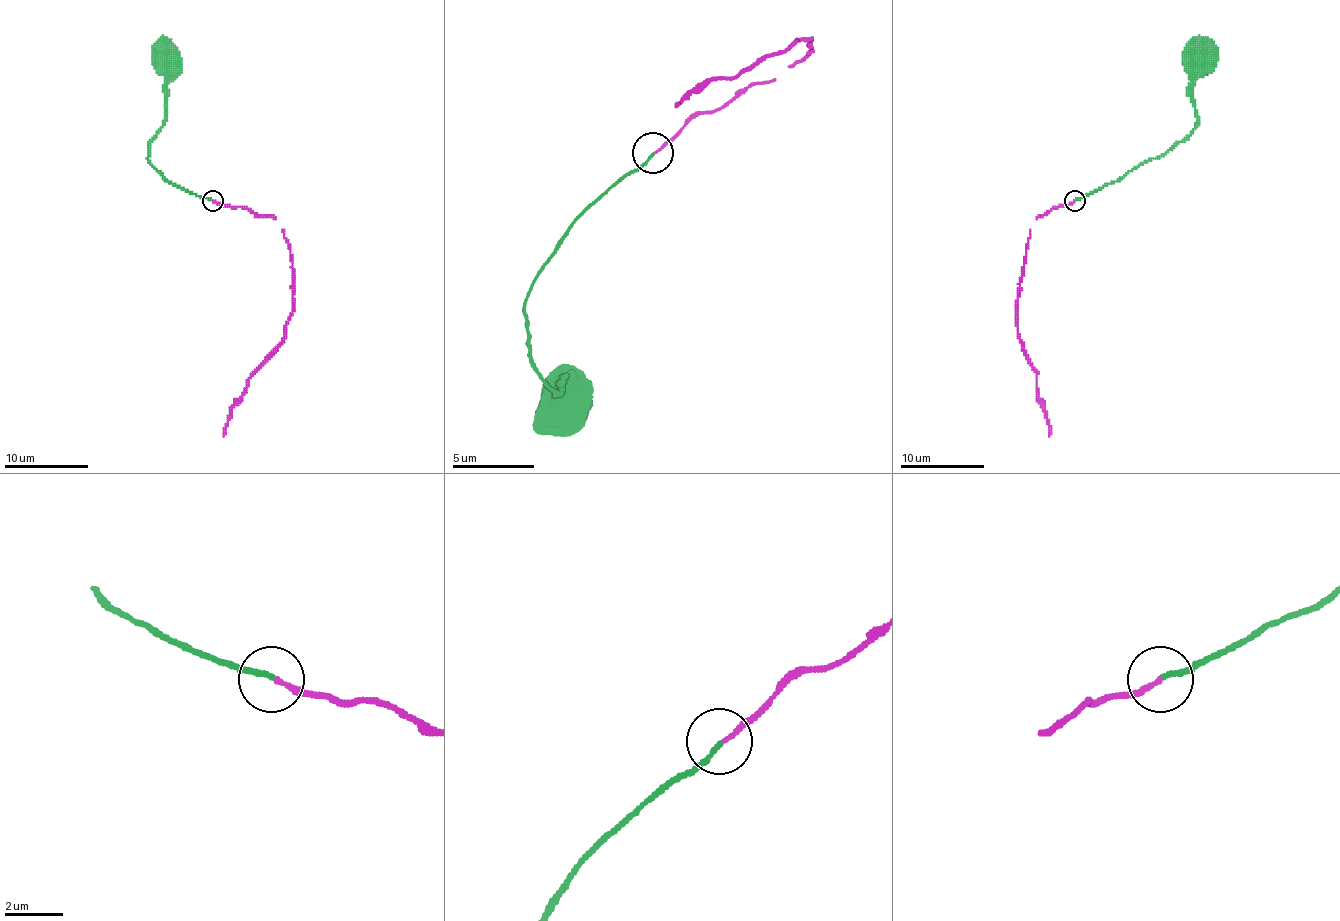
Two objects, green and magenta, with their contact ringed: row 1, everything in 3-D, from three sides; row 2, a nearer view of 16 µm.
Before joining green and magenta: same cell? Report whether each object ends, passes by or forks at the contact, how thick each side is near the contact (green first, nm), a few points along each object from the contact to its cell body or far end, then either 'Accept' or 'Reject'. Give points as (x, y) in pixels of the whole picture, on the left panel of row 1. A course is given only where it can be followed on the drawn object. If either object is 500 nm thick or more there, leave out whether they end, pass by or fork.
At the ring green ends. At the ring magenta ends. Thickness 160 nm (green) against 160 nm. Course of green: (213, 200), (171, 183), (148, 160), (150, 142), (165, 121), (167, 60). Course of magenta: (213, 200), (275, 219), (290, 250), (292, 284), (286, 338), (248, 380), (223, 436). Accept

